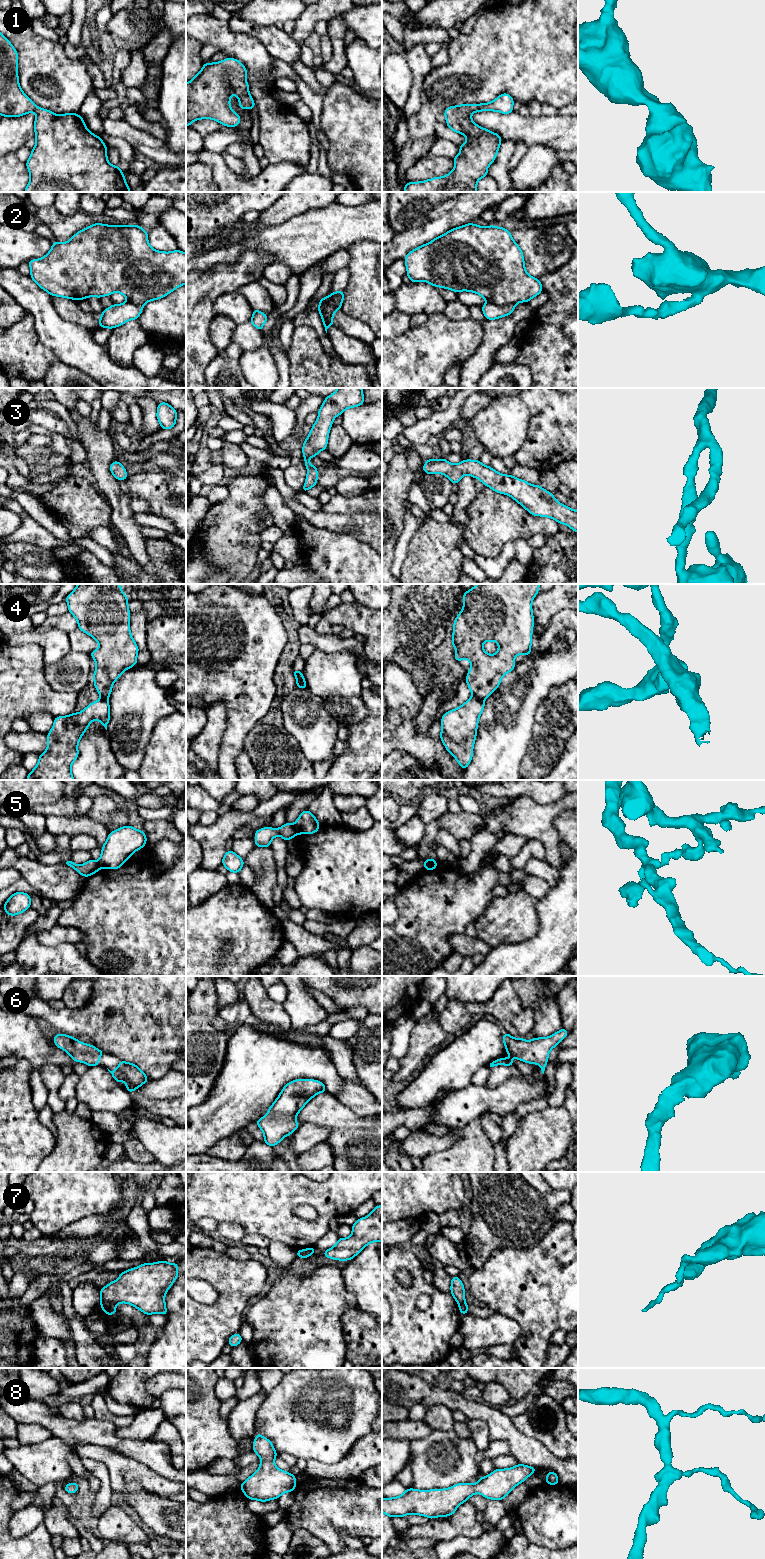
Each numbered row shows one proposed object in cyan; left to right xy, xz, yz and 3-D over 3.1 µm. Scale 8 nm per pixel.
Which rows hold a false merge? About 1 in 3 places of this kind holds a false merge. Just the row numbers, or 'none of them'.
2, 4, 5, 7

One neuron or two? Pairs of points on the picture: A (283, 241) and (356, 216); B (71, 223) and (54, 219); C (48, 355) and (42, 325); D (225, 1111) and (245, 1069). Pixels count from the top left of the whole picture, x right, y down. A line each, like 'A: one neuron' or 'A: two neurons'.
A: one neuron
B: one neuron
C: two neurons
D: one neuron

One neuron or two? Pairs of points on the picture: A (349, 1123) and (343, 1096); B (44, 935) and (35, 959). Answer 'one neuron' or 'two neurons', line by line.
A: two neurons
B: two neurons

